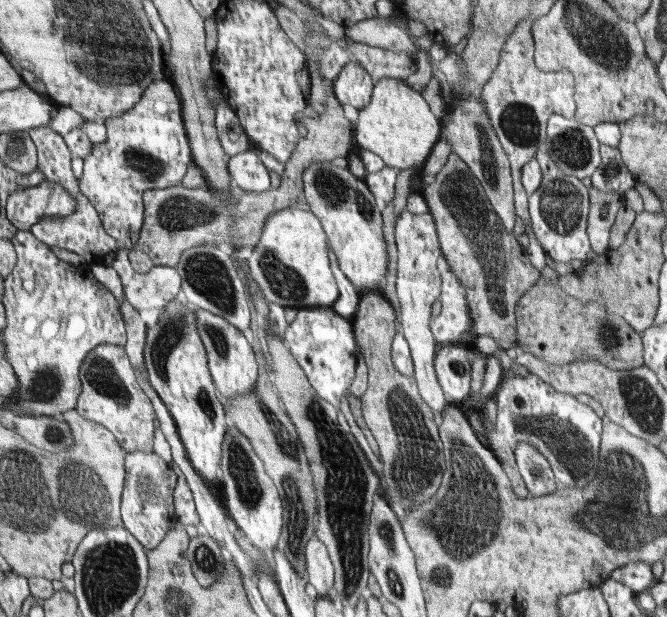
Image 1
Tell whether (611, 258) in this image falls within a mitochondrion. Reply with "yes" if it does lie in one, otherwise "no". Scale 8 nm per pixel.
no

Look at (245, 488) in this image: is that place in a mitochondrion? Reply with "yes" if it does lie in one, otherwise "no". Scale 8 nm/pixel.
yes

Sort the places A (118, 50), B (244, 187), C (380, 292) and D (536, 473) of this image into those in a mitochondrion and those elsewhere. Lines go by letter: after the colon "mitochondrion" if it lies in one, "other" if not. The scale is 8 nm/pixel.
A: mitochondrion
B: other
C: other
D: mitochondrion

